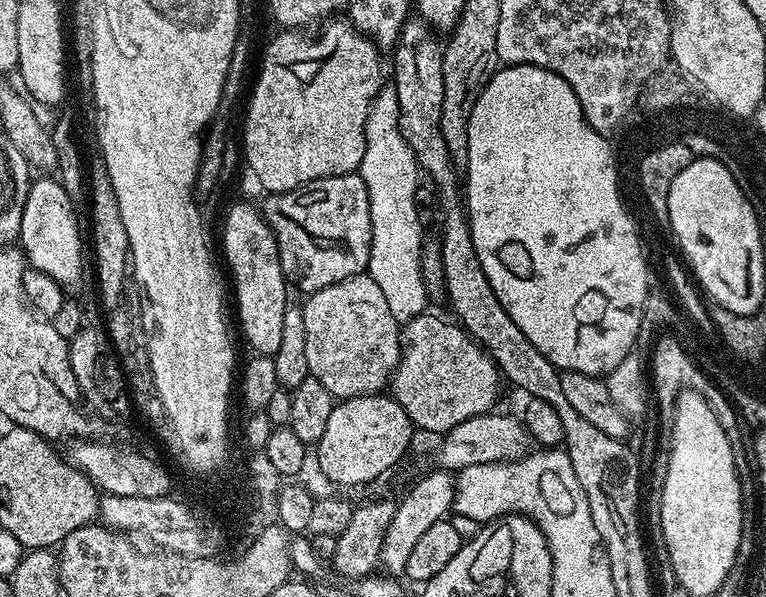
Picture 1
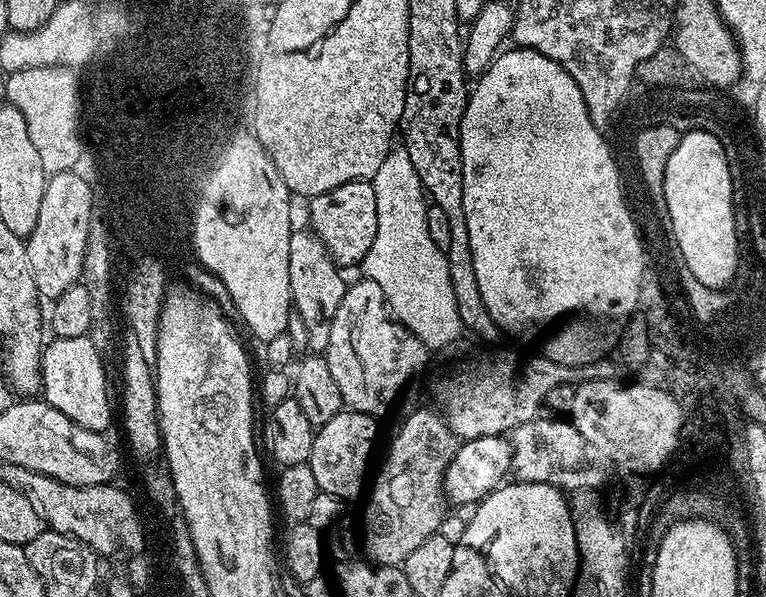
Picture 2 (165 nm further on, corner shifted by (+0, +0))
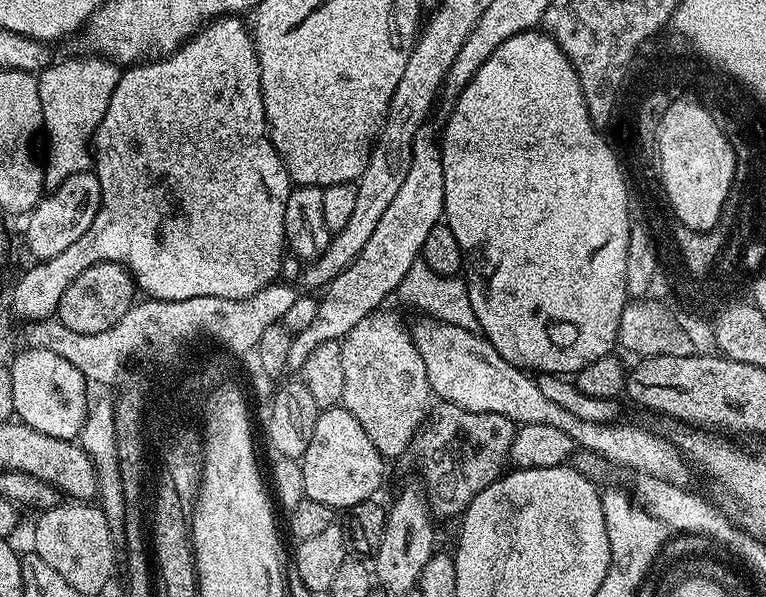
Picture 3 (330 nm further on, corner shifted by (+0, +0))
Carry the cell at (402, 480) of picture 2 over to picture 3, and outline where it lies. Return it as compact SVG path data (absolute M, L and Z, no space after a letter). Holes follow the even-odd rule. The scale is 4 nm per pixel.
M443 402L437 405L429 411L416 431L410 456L420 467L419 479L424 493L428 495L428 506L433 517L459 517L474 497L500 479L509 463L508 451L516 436L517 425L502 414L471 412L462 410L462 406Z

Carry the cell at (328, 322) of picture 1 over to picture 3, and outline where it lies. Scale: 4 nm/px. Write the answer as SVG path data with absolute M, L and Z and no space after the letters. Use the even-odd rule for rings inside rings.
M377 310L362 318L353 329L340 340L342 350L342 375L346 384L342 390L342 407L354 418L358 418L358 426L366 430L366 438L374 442L380 455L385 458L400 456L409 451L416 431L424 423L430 411L428 396L430 389L426 378L426 366L422 363L422 354L418 354L418 346L414 346L411 331L392 312Z

